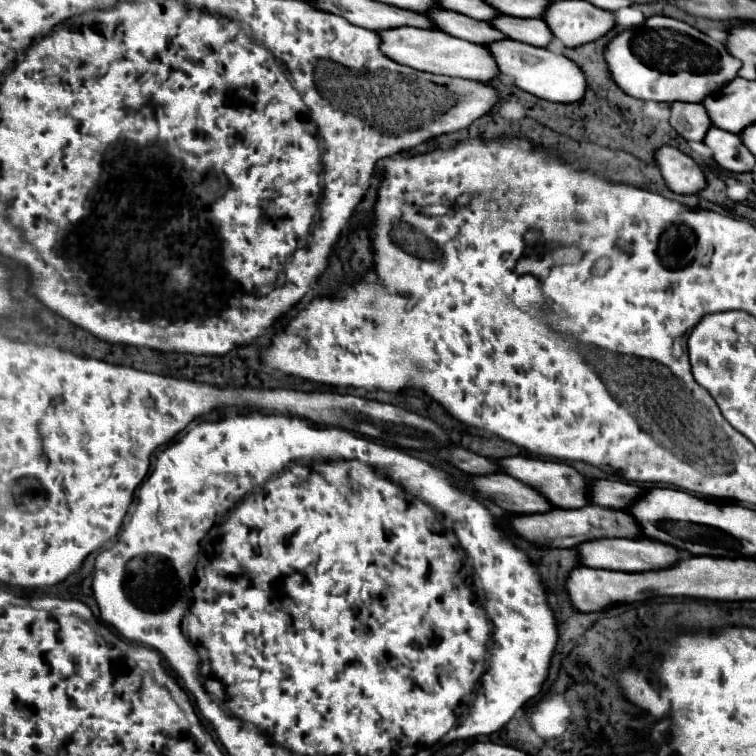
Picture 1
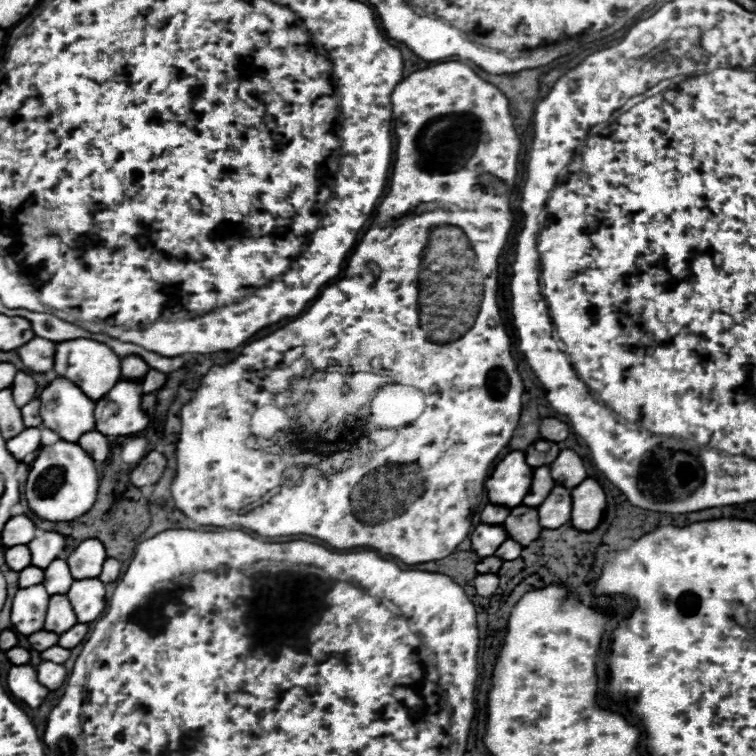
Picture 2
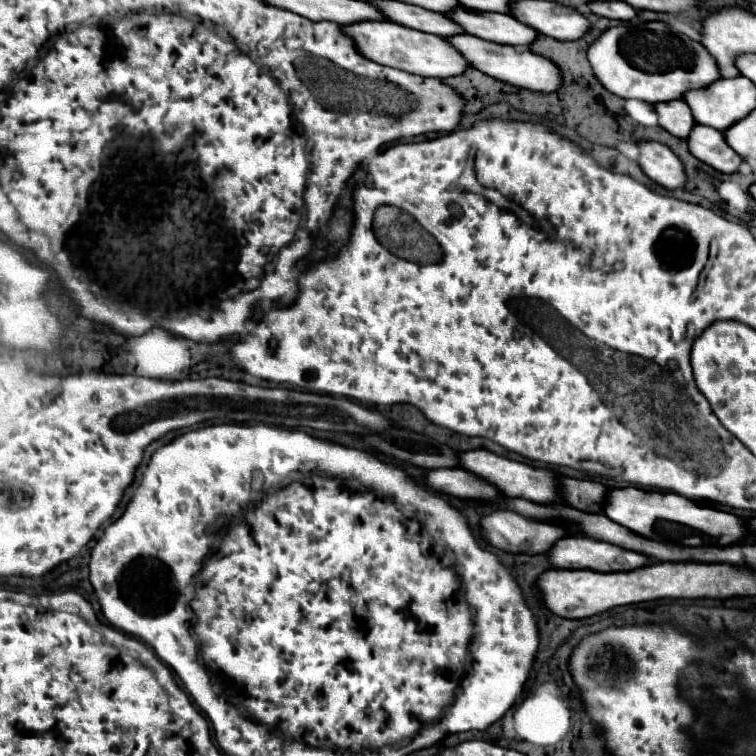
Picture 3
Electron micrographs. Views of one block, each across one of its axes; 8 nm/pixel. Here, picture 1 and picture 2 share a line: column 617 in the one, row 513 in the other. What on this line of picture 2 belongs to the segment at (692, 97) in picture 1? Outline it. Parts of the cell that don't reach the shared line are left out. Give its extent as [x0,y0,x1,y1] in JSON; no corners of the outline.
[26,440,98,520]

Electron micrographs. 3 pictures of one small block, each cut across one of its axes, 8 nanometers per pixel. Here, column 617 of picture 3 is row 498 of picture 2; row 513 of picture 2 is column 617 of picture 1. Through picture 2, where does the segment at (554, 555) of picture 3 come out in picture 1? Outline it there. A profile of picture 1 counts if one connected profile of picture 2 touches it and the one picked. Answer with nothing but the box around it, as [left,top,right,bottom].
[576,538,680,572]

